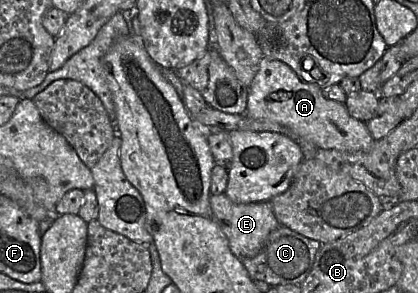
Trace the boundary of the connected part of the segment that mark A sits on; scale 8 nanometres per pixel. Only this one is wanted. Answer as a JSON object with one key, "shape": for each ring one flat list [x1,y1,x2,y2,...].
{"shape":[[264,56,248,88,245,115,278,123,288,128,295,138,307,141,318,149,365,152,375,142,367,124,353,118,345,104,327,99,320,87,304,82,283,62]]}

